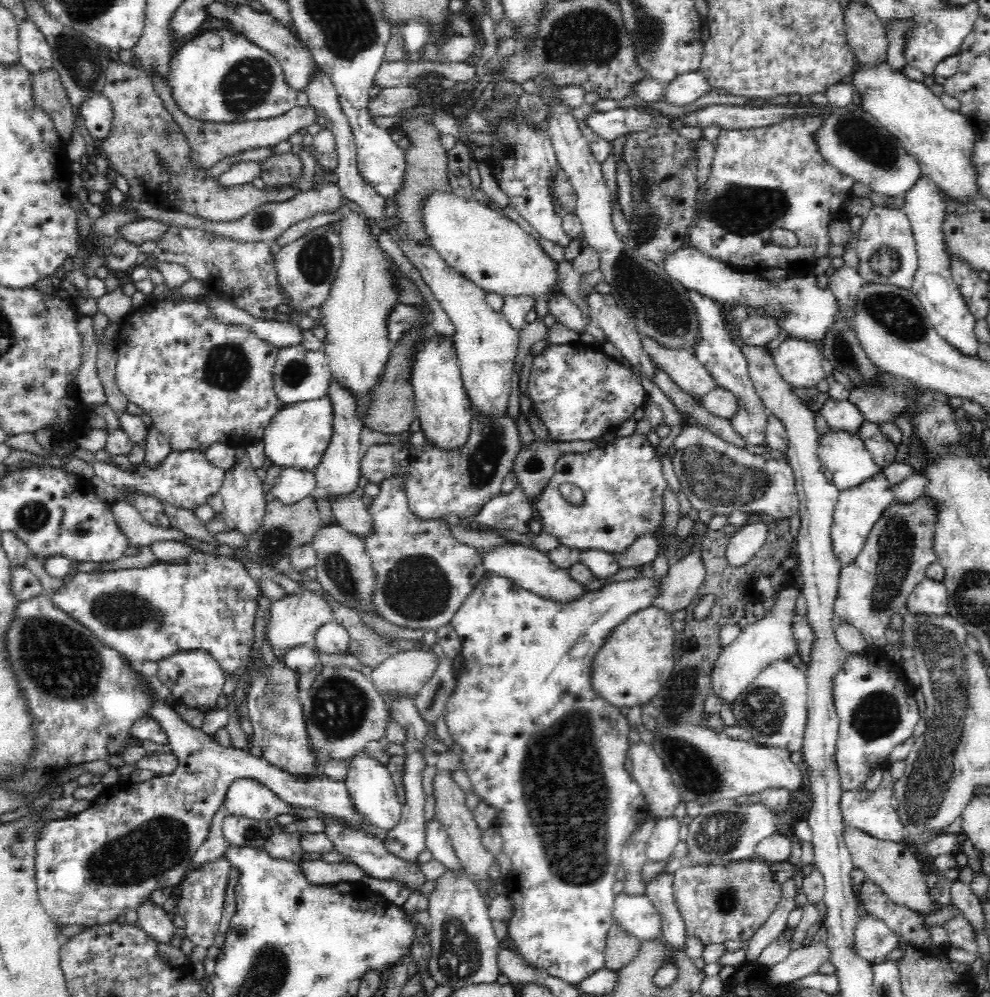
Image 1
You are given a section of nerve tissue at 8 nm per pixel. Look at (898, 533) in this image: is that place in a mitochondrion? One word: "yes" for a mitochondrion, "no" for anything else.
yes

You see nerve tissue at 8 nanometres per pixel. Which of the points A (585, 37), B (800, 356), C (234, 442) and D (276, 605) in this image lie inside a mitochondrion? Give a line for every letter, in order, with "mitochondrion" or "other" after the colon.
A: mitochondrion
B: other
C: other
D: other

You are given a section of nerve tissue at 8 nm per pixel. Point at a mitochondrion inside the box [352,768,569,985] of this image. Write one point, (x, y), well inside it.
(459, 956)

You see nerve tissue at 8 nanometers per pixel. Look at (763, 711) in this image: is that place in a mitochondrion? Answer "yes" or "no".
yes

